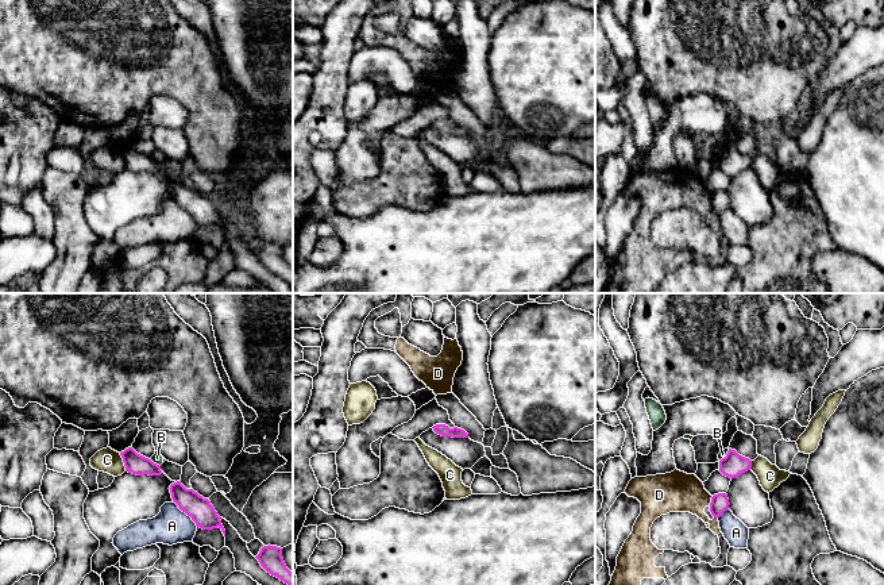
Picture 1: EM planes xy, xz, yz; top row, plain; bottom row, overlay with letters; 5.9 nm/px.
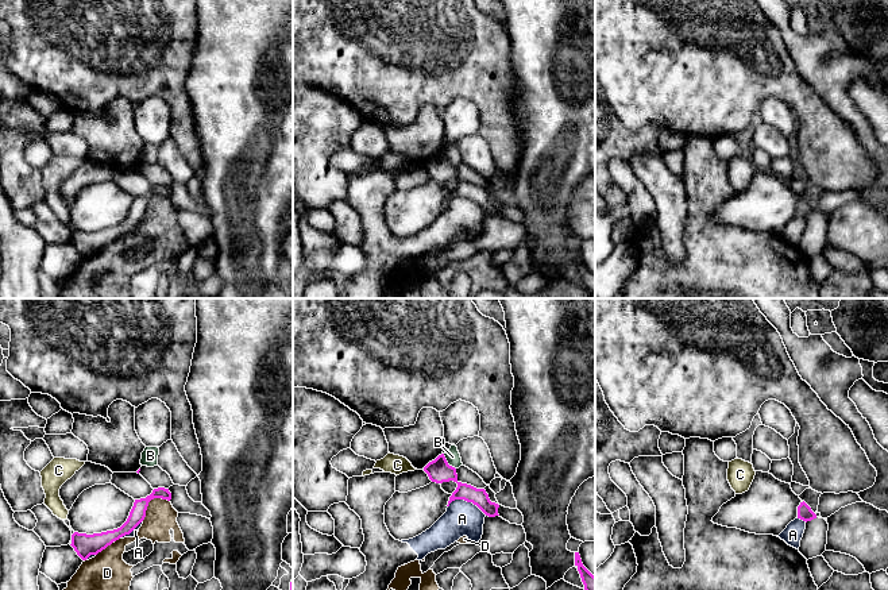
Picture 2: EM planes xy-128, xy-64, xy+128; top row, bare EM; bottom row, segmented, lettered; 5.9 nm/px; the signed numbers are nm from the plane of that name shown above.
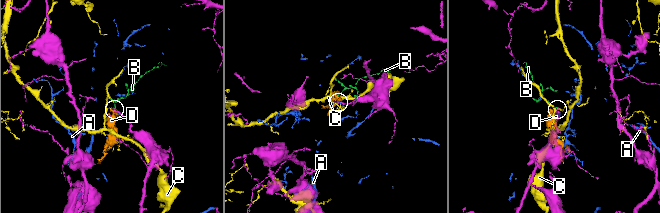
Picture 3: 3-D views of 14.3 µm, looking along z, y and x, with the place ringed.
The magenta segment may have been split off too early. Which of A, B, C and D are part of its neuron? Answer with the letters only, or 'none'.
none

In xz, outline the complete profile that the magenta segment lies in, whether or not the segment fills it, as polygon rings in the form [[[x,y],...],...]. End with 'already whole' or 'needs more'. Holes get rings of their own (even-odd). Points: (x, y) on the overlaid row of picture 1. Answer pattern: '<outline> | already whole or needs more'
[[[436,424],[432,427],[433,431],[441,436],[452,436],[452,438],[468,438],[468,434],[458,427],[449,428],[445,424]]] | already whole

